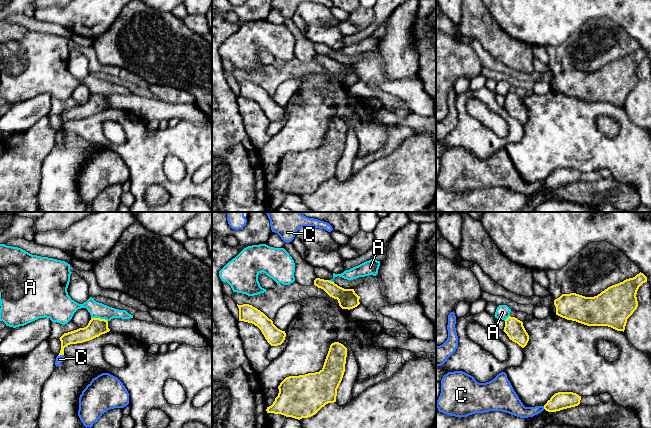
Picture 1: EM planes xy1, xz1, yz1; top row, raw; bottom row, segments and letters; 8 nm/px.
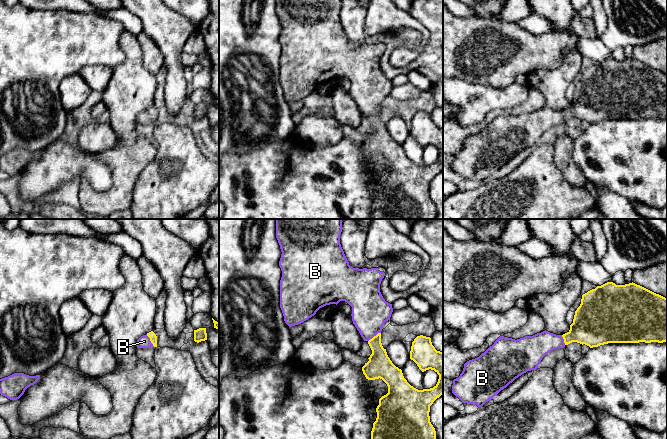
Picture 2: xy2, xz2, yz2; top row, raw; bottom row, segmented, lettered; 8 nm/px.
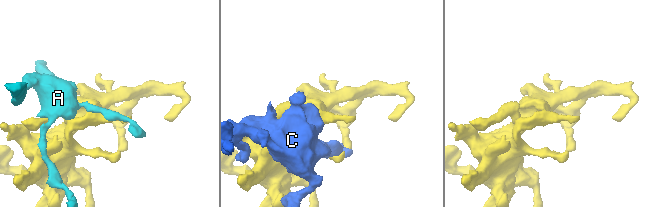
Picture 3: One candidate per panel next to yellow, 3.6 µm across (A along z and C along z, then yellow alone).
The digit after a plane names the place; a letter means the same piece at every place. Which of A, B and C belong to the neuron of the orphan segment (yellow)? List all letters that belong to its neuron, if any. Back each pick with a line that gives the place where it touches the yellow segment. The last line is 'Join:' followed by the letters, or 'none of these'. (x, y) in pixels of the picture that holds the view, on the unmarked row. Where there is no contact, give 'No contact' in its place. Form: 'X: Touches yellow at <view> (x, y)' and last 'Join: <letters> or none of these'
B: Touches yellow at xy2 (150, 116)
Join: B

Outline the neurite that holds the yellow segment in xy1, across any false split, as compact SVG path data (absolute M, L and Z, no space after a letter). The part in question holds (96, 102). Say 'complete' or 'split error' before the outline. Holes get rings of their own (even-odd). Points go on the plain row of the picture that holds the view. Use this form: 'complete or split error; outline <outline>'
complete; outline M91 94L88 101L84 104L64 109L59 115L61 117L61 126L58 132L64 131L64 124L70 120L83 119L99 113L109 108L108 97L100 94Z

